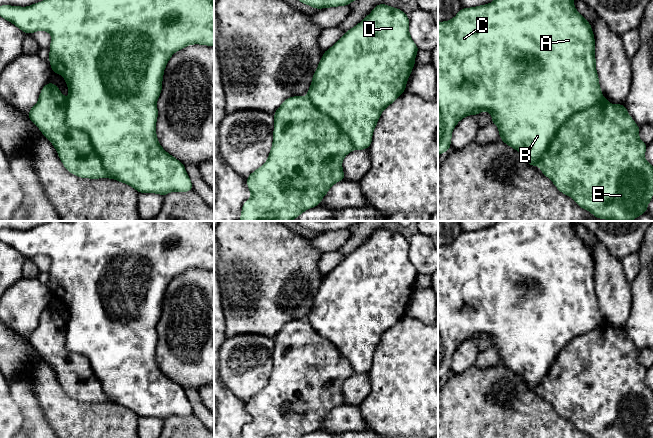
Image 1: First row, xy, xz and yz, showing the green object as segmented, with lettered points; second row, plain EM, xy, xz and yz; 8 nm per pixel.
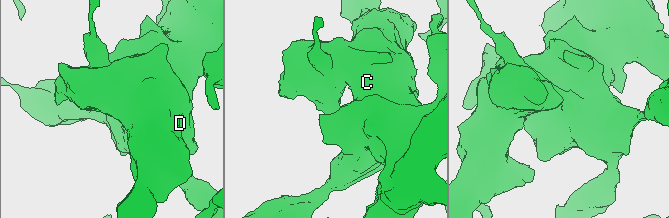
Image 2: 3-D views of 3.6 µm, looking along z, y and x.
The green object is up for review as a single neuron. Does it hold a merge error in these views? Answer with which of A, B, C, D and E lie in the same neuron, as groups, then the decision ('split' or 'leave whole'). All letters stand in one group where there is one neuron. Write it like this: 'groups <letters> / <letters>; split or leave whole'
groups A B C D E; leave whole

